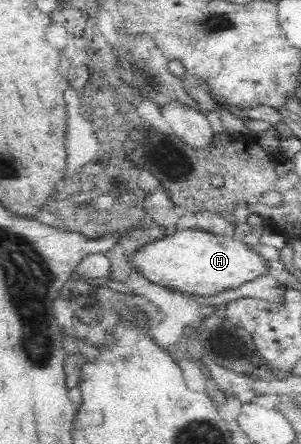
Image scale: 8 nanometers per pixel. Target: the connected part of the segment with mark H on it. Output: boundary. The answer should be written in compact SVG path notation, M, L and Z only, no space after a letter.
M175 228L167 234L162 233L160 241L149 242L144 245L144 249L140 249L140 253L136 253L136 257L132 257L131 268L136 268L145 279L158 286L168 288L176 288L176 290L184 291L190 295L210 296L222 293L229 289L236 289L250 281L255 281L262 275L268 275L270 265L268 260L264 259L256 249L248 247L243 241L243 237L228 238L222 234L215 234L208 230L196 228Z

